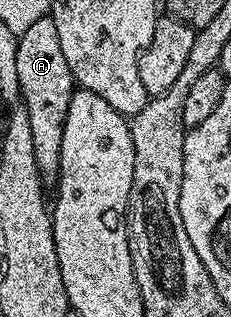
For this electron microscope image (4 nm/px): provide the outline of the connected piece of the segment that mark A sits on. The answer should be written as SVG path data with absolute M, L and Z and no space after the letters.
M51 17L37 20L23 34L18 35L16 44L17 80L22 105L29 112L29 129L33 132L33 156L37 158L37 168L44 179L54 179L59 172L61 160L61 132L65 132L65 116L69 112L69 100L77 89L75 77L71 75L69 64L65 64L65 56L61 52L61 39L57 36L57 24Z

